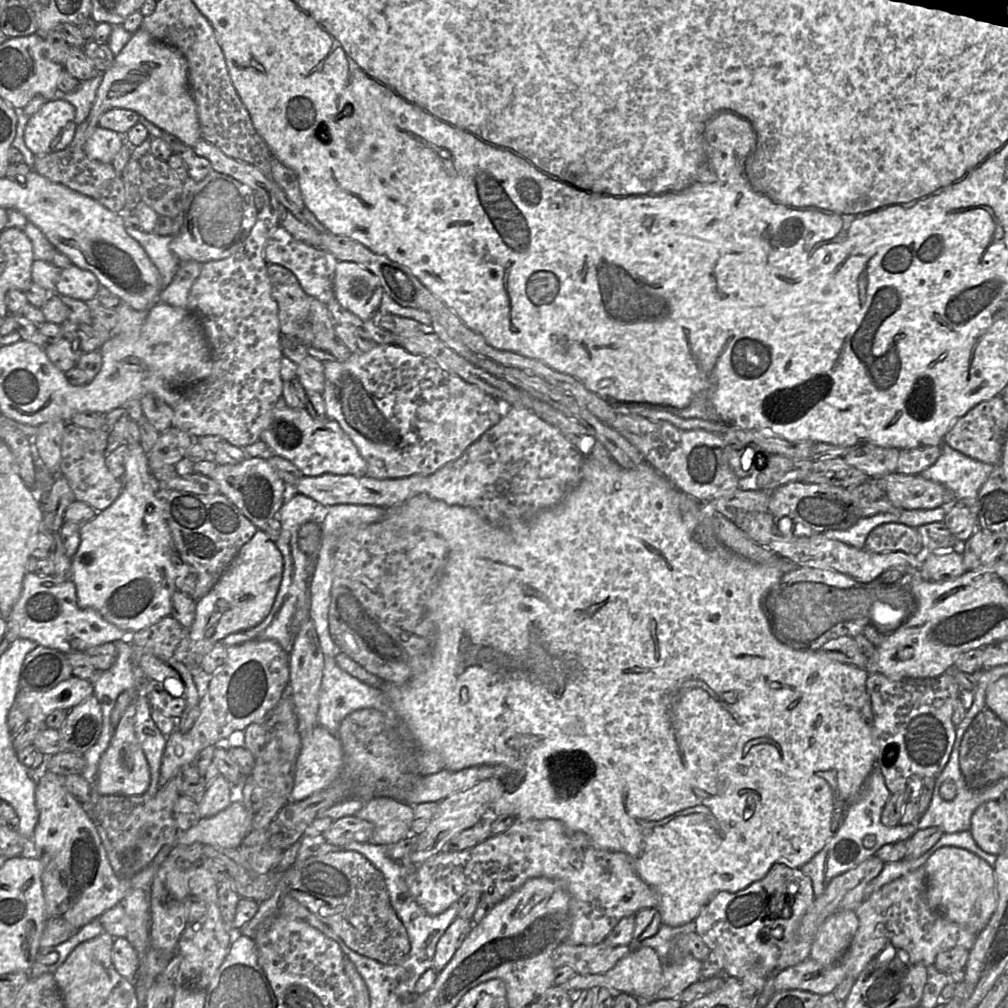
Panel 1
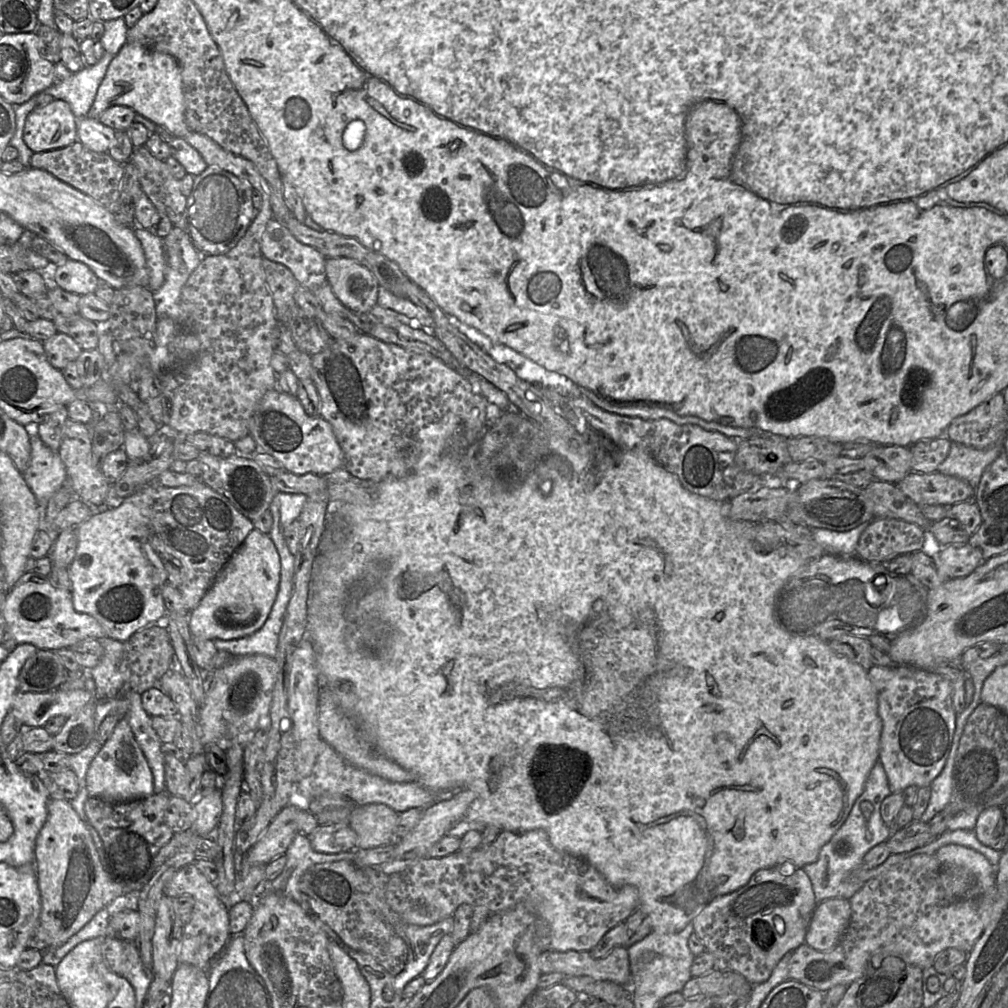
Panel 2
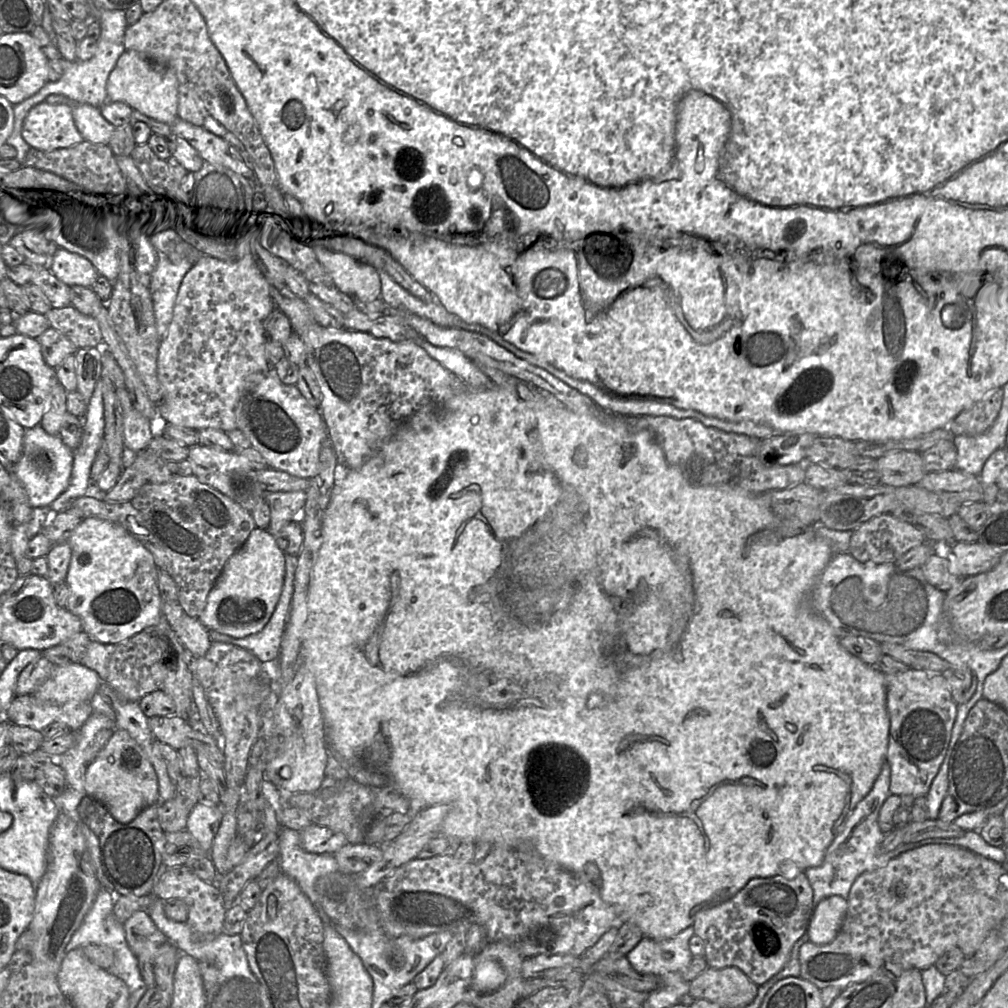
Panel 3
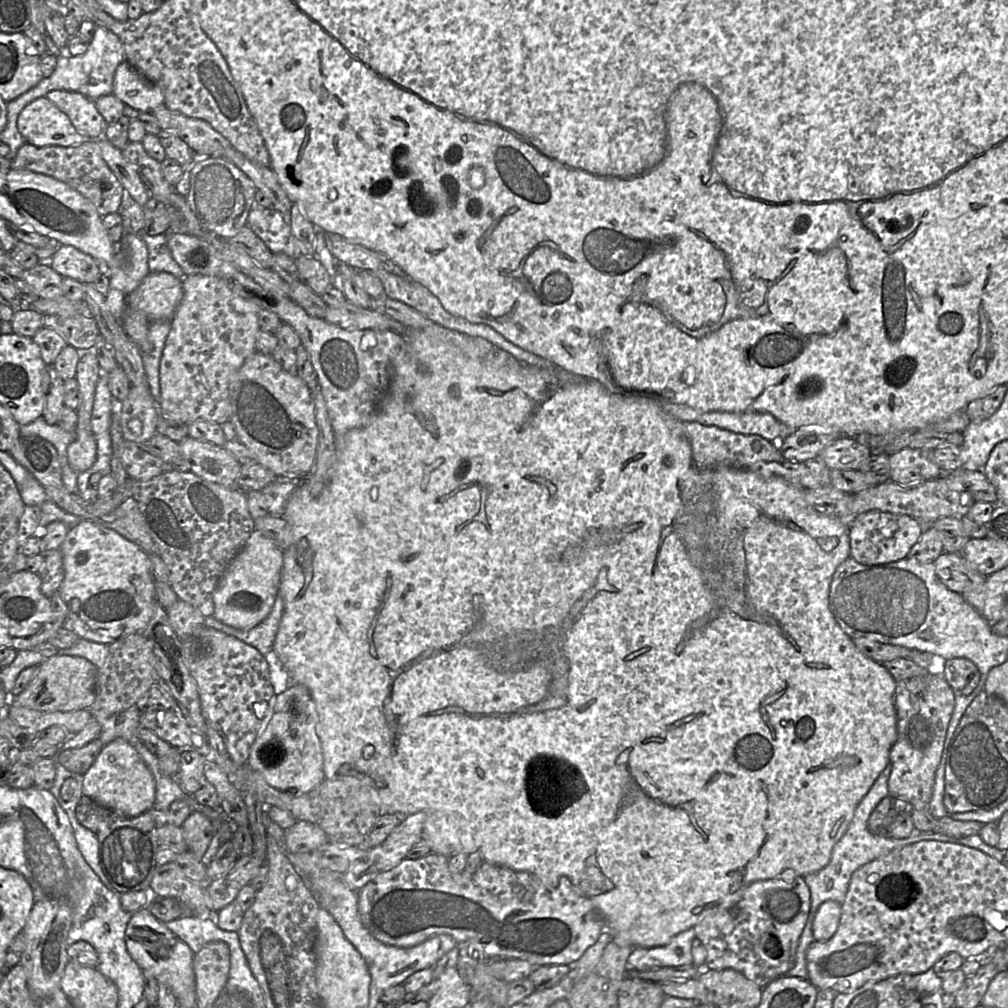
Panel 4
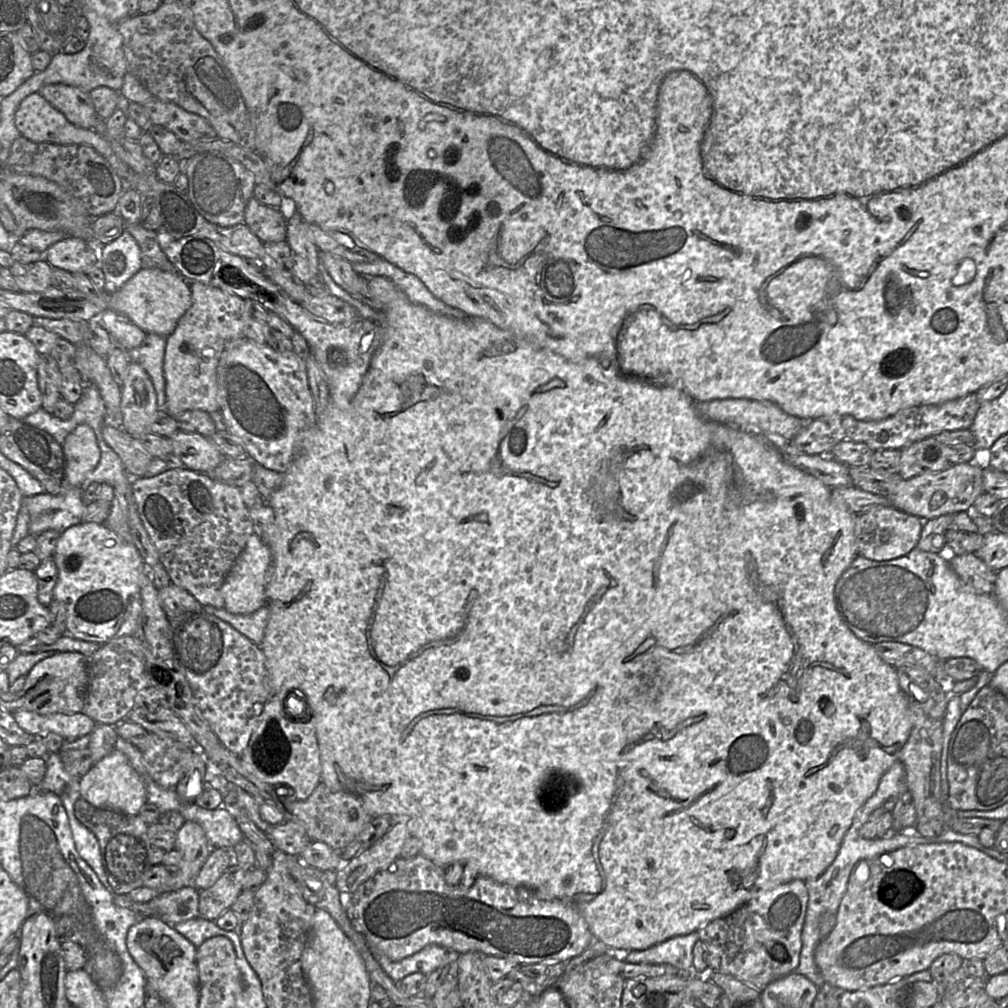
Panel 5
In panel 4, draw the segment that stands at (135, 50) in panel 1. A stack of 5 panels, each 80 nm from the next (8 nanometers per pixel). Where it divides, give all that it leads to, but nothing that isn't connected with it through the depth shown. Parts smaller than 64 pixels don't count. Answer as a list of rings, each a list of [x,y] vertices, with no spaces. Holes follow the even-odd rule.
[[[127,60],[115,71],[112,94],[140,112],[153,112],[164,105],[162,89],[144,78]]]

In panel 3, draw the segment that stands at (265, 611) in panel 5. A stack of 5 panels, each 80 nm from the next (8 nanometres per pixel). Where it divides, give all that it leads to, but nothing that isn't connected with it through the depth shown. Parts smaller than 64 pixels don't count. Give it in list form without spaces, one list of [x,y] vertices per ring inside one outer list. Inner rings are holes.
[[[284,554],[284,557],[284,584],[274,612],[263,629],[243,638],[234,638],[208,629],[212,641],[230,643],[244,648],[255,655],[262,663],[278,659],[282,635],[291,609],[295,571],[298,560],[297,556],[291,554]]]

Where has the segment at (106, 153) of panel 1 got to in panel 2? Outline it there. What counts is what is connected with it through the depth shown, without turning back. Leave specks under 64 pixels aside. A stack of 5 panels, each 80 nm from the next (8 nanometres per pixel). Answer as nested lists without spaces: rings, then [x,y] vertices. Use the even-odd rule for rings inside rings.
[[[84,117],[78,119],[77,141],[95,152],[108,152],[116,131],[102,124],[98,119]]]

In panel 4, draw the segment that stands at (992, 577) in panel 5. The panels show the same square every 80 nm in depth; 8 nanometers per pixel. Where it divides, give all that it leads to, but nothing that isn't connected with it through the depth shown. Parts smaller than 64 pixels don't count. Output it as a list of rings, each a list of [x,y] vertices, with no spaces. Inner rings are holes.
[[[943,553],[933,563],[937,577],[954,592],[972,591],[982,586],[987,577],[974,570],[960,554]]]

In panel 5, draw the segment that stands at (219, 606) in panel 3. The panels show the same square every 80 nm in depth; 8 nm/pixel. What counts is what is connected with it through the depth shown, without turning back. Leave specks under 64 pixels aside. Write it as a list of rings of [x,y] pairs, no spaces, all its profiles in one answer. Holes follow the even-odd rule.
[[[253,533],[241,554],[227,574],[221,588],[225,604],[224,609],[232,614],[247,615],[266,604],[266,585],[272,565],[272,553],[269,546]]]

